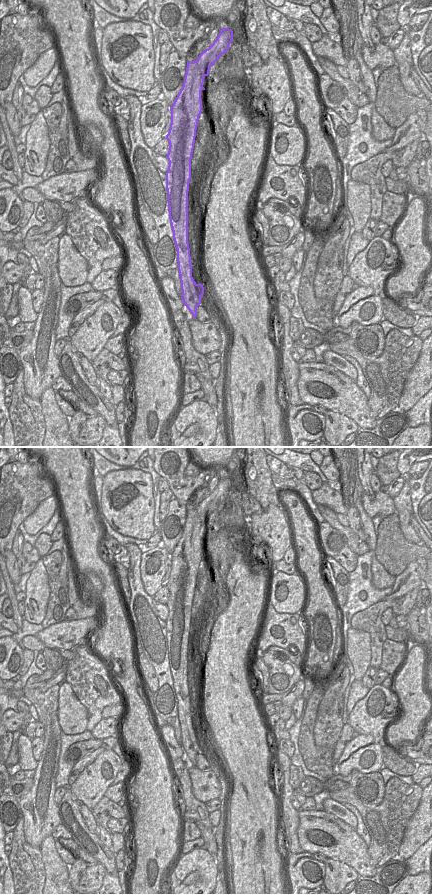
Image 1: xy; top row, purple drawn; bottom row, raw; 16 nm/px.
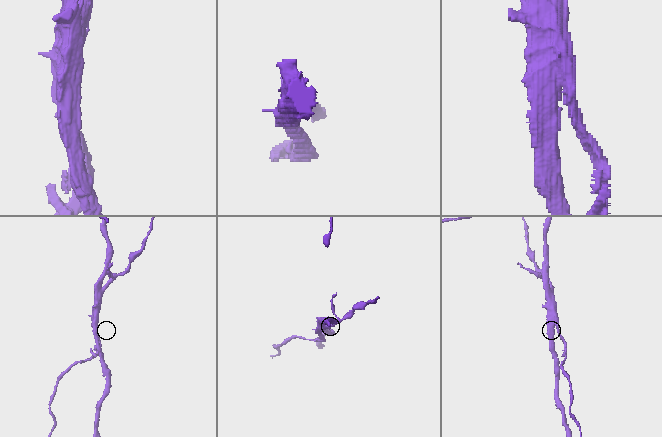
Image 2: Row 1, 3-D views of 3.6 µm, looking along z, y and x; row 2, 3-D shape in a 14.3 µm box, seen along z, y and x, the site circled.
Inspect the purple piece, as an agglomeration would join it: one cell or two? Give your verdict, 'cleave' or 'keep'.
cleave

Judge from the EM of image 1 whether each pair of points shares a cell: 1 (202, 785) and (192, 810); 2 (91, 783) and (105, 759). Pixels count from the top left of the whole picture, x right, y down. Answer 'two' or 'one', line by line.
1: two
2: one

